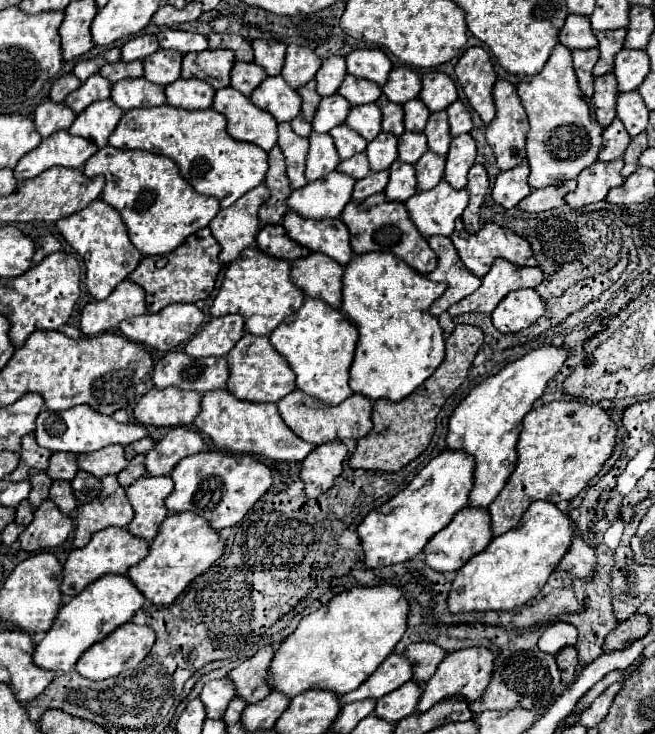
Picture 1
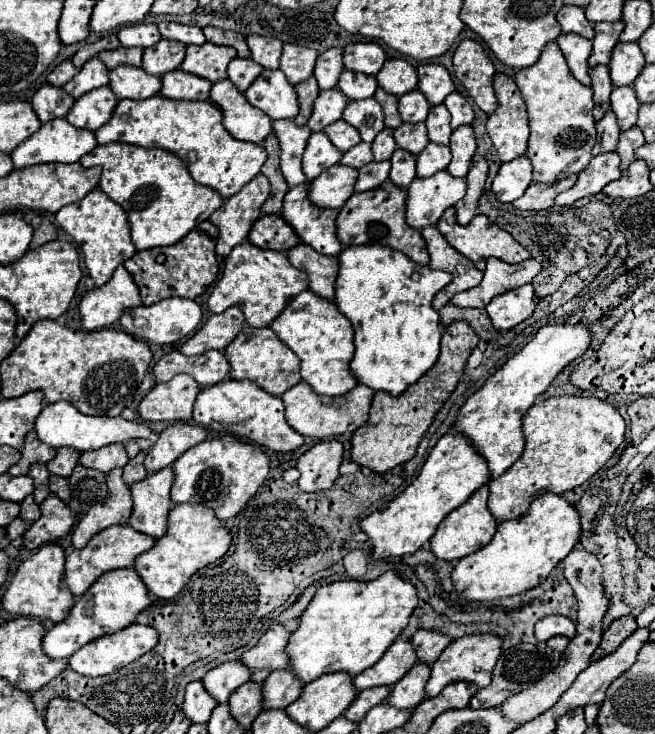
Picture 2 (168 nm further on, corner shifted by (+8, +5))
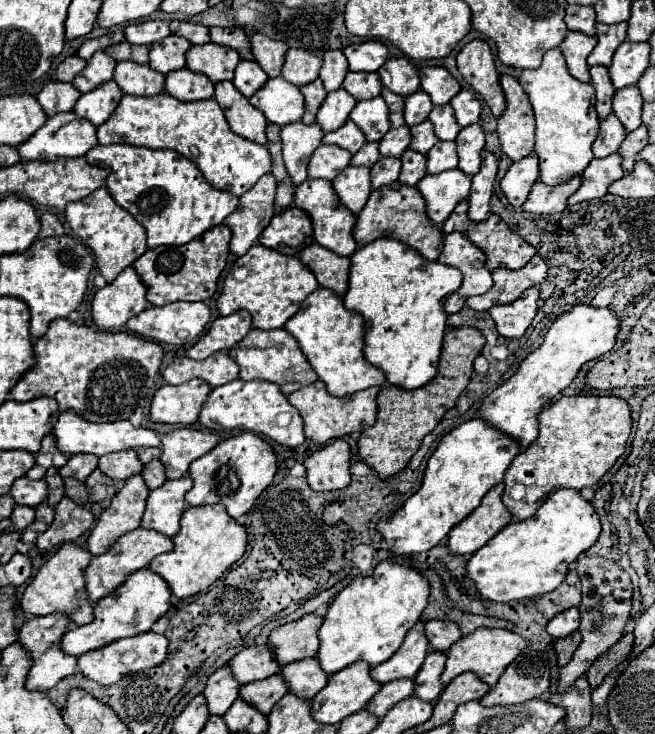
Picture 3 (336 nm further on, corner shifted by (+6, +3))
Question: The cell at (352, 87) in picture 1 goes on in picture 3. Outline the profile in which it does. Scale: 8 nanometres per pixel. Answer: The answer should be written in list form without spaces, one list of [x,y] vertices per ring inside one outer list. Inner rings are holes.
[[[349,72],[343,88],[355,98],[355,100],[369,100],[381,94],[381,78],[377,72]]]

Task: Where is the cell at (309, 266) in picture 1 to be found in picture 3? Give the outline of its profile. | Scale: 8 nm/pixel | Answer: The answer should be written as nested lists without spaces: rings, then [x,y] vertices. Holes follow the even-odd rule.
[[[319,244],[307,246],[301,254],[299,260],[305,266],[311,266],[311,272],[315,274],[317,282],[323,288],[331,288],[335,294],[343,296],[347,292],[347,282],[349,282],[349,258],[339,256]]]

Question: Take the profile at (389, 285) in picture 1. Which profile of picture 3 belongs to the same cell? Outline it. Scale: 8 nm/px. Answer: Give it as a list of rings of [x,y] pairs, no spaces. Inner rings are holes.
[[[379,238],[355,250],[351,256],[349,290],[343,302],[347,310],[363,316],[365,358],[385,372],[389,384],[413,390],[433,380],[447,326],[443,302],[459,290],[461,282],[461,270],[429,262],[411,246],[393,238]]]

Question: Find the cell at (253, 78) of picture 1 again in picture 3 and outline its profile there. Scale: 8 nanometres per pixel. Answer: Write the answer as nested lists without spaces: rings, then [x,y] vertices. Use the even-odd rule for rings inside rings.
[[[241,60],[239,66],[237,66],[237,70],[235,70],[233,84],[241,90],[243,96],[251,98],[267,80],[269,80],[269,76],[261,70],[261,66],[257,62]]]

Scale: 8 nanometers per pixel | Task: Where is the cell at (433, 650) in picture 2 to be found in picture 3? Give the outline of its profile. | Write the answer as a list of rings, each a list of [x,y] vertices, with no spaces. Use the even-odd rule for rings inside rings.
[[[429,620],[425,624],[425,634],[429,638],[431,648],[441,650],[441,652],[447,652],[449,646],[461,638],[459,626],[449,620]]]

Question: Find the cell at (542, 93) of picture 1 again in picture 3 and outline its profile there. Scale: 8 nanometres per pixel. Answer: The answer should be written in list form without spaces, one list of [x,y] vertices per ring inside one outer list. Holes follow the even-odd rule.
[[[559,48],[547,50],[543,64],[535,70],[523,70],[519,78],[523,90],[527,92],[537,122],[537,142],[535,154],[539,156],[541,182],[555,186],[579,176],[593,160],[591,144],[599,134],[599,118],[595,112],[595,88],[591,84],[579,82],[567,70],[565,58]]]

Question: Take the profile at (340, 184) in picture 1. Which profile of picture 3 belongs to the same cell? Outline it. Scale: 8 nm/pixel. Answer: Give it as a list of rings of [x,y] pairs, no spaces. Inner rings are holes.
[[[347,166],[335,180],[333,188],[341,202],[353,212],[359,214],[363,210],[369,194],[371,194],[371,176],[365,166]]]

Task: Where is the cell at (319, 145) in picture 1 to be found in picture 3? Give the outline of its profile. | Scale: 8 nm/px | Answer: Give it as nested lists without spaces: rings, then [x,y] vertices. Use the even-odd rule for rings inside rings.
[[[321,144],[309,160],[309,178],[333,180],[351,164],[351,154],[339,146]]]

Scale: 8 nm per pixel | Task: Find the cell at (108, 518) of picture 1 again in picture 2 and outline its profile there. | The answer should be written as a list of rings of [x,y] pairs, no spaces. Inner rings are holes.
[[[115,468],[107,474],[107,488],[109,496],[101,504],[91,506],[75,524],[71,534],[75,548],[83,548],[99,530],[113,524],[125,524],[129,520],[133,500],[129,494],[129,486],[121,480],[121,470]]]

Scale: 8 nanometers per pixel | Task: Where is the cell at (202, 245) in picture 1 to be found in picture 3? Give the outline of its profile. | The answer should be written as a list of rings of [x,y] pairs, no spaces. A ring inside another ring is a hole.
[[[219,224],[207,230],[203,236],[195,238],[183,246],[159,246],[147,250],[133,268],[143,278],[147,286],[147,300],[153,306],[165,306],[179,300],[207,300],[217,290],[217,280],[227,266],[231,230],[225,224]]]

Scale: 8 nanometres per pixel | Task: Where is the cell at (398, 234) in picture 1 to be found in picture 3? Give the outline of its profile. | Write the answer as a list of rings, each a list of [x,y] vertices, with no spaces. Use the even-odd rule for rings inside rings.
[[[393,182],[393,184],[387,184],[387,186],[371,192],[365,208],[357,216],[353,236],[359,246],[369,244],[377,238],[389,236],[389,238],[395,238],[395,240],[409,244],[427,260],[437,260],[439,254],[443,252],[443,232],[427,218],[423,196],[419,194],[417,188],[405,186],[401,182]]]

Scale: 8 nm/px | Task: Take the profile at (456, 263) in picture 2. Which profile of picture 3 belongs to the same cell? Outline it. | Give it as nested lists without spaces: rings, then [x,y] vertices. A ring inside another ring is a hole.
[[[445,234],[445,248],[439,256],[439,262],[455,266],[463,272],[463,286],[445,300],[447,314],[459,312],[467,298],[483,294],[493,286],[491,272],[485,268],[485,260],[485,252],[475,248],[475,244],[471,244],[463,234]]]

